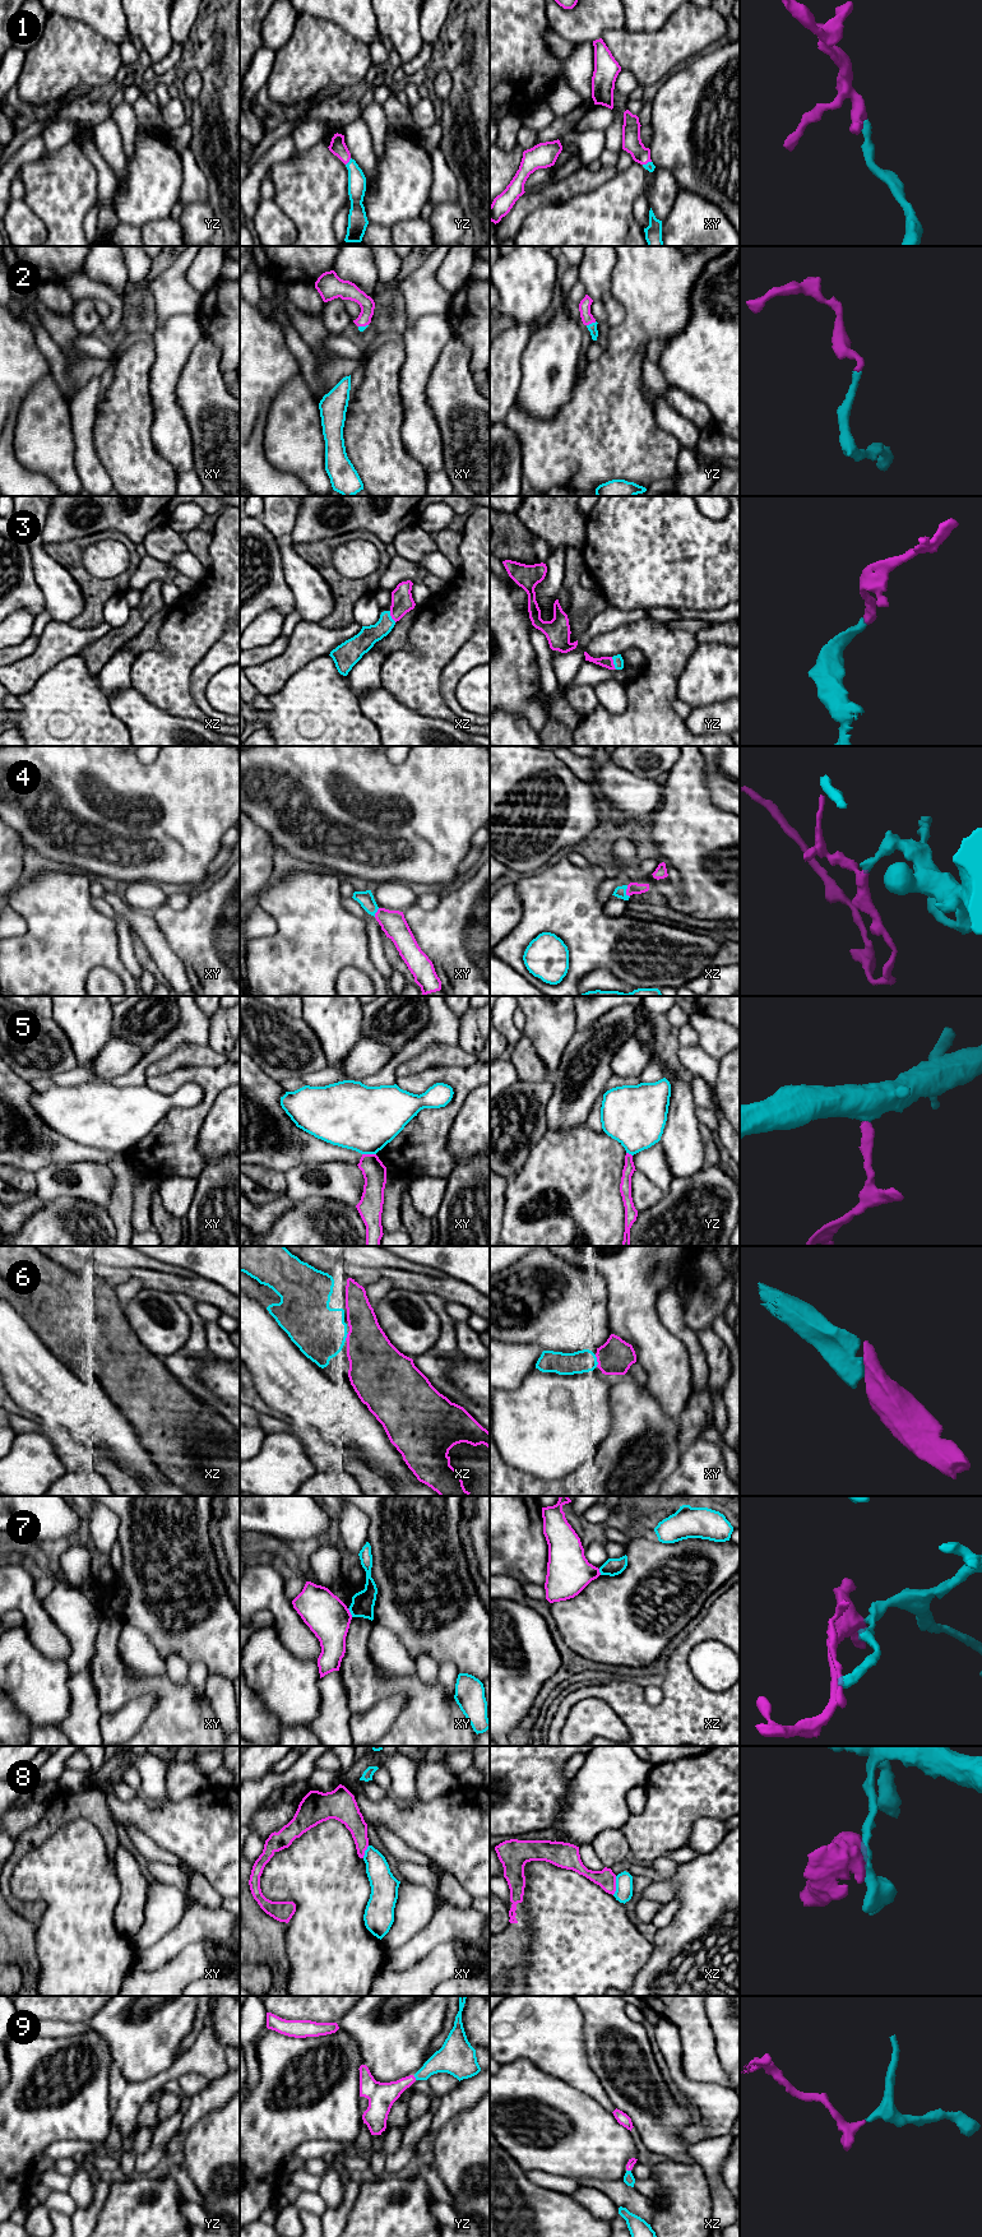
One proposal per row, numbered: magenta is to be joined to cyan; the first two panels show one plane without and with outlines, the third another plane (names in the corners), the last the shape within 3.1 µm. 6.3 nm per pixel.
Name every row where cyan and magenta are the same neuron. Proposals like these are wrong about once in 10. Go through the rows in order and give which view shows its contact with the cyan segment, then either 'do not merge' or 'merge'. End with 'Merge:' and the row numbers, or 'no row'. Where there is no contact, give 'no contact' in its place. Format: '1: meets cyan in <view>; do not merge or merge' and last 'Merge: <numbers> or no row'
1: meets cyan in yz; merge
2: meets cyan in yz; merge
3: meets cyan in yz; merge
4: meets cyan in xz; merge
5: meets cyan in xy; do not merge
6: meets cyan in xy; merge
7: meets cyan in xy; do not merge
8: meets cyan in xz; do not merge
9: meets cyan in yz; merge
Merge: 1, 2, 3, 4, 6, 9

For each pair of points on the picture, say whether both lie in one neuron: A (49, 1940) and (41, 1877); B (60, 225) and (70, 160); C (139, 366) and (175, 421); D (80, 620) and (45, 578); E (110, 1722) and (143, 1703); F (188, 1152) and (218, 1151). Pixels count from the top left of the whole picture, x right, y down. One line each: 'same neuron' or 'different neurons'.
A: same neuron
B: same neuron
C: different neurons
D: different neurons
E: same neuron
F: different neurons

